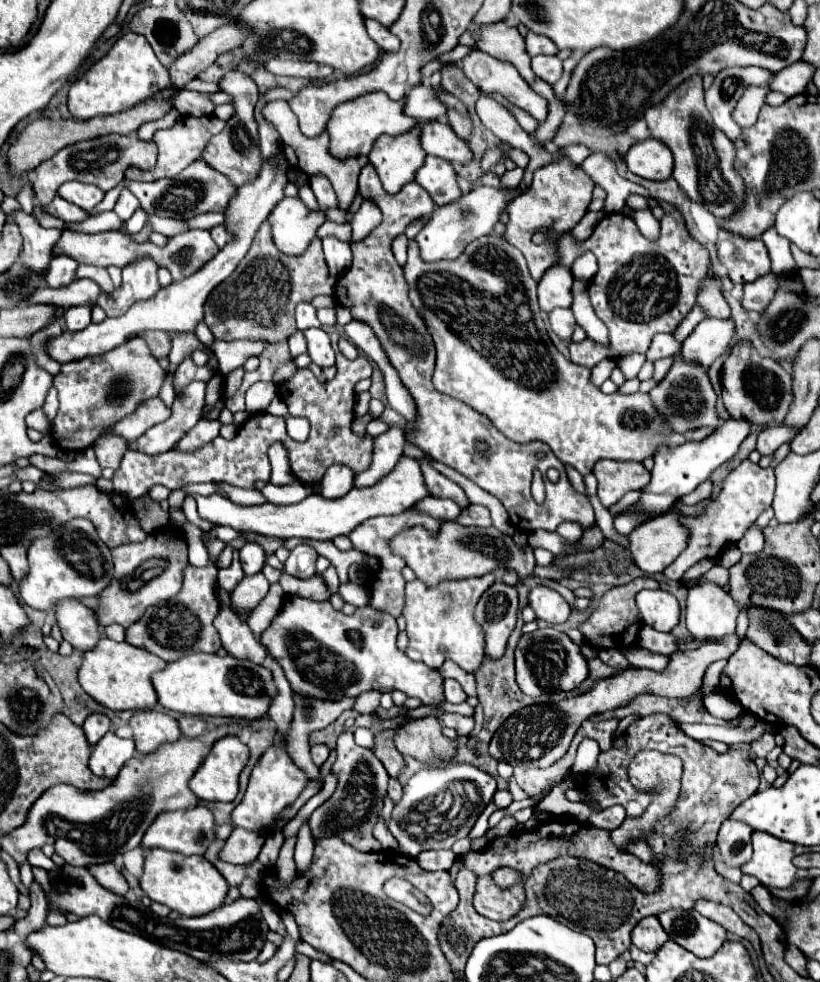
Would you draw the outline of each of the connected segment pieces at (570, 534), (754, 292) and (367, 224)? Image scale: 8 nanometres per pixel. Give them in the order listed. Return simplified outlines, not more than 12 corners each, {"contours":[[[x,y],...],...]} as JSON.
{"contours":[[[562,523],[556,533],[564,543],[580,537],[578,523]],[[776,275],[744,285],[742,307],[762,313],[776,295]],[[362,201],[350,219],[352,241],[368,235],[382,213],[370,201]]]}

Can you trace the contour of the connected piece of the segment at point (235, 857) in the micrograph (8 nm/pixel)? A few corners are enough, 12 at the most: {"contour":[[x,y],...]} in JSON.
{"contour":[[234,829],[218,859],[244,865],[258,857],[264,837]]}

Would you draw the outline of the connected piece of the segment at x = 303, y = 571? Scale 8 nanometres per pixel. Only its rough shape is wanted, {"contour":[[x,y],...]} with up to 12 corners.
{"contour":[[306,543],[292,549],[284,571],[294,577],[316,573],[318,551]]}

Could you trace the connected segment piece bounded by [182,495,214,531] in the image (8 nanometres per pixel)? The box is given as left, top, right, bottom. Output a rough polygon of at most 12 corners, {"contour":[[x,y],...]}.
{"contour":[[192,495],[184,499],[184,515],[202,531],[214,525],[200,519]]}

